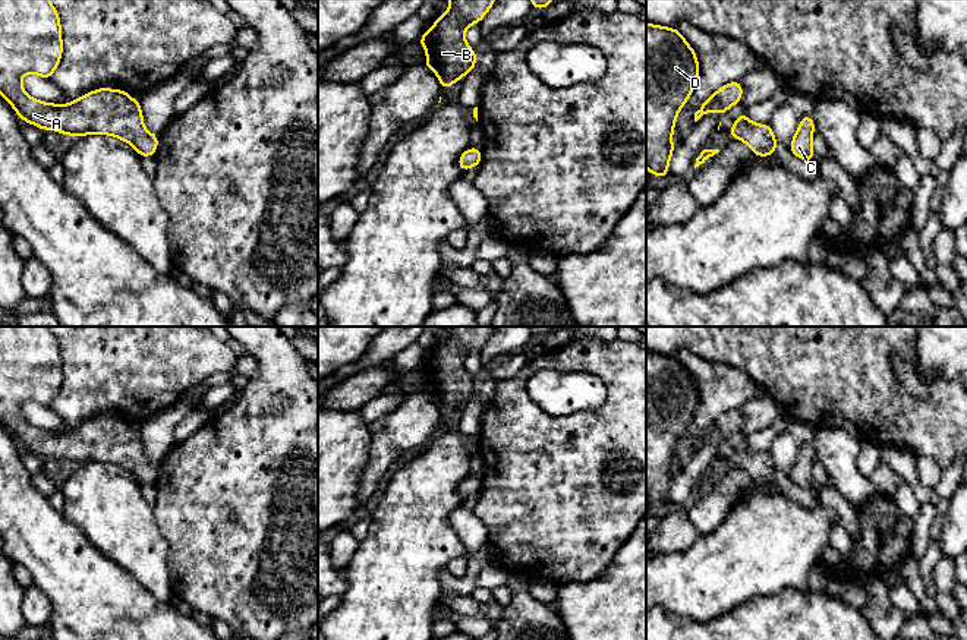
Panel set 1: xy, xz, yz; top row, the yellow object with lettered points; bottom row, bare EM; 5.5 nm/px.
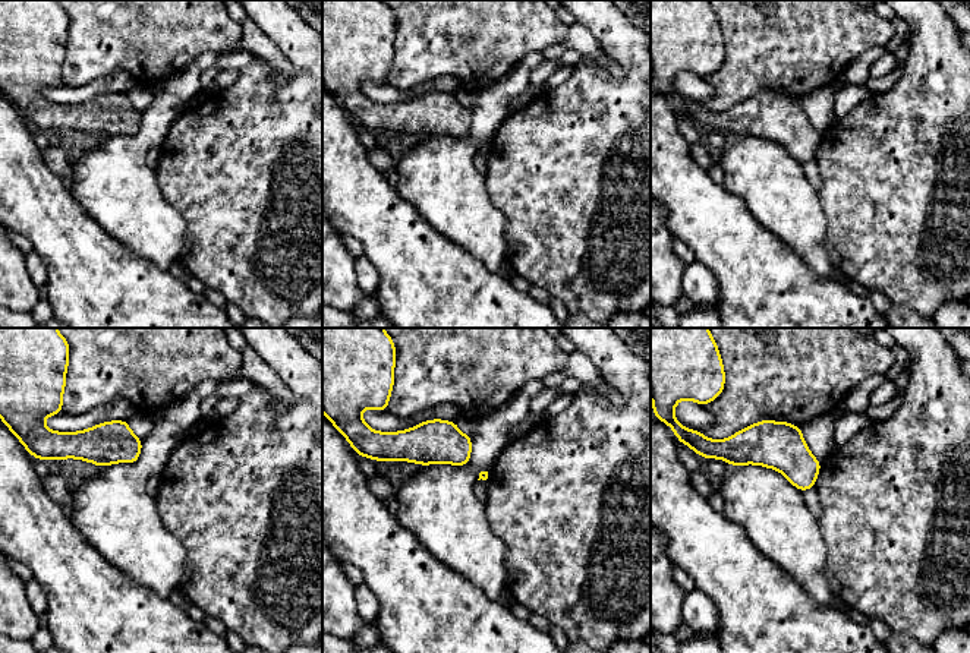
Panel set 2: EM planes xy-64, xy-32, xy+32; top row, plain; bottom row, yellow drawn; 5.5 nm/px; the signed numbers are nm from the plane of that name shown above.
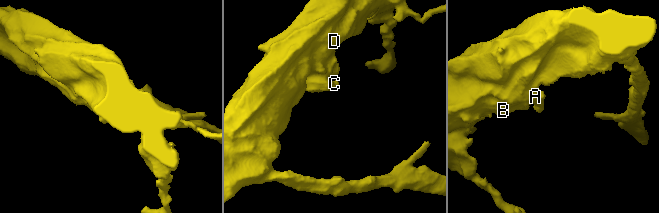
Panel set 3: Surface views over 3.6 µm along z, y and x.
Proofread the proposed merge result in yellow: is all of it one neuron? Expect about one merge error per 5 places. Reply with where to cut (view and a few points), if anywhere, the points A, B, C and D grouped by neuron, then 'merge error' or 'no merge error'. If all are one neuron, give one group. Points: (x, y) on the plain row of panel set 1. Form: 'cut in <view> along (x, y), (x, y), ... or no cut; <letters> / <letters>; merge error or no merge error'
no cut; A B C D; no merge error

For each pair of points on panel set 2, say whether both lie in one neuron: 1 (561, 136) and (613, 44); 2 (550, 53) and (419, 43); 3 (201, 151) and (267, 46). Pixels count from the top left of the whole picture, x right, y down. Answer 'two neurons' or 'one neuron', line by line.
1: one neuron
2: two neurons
3: two neurons

